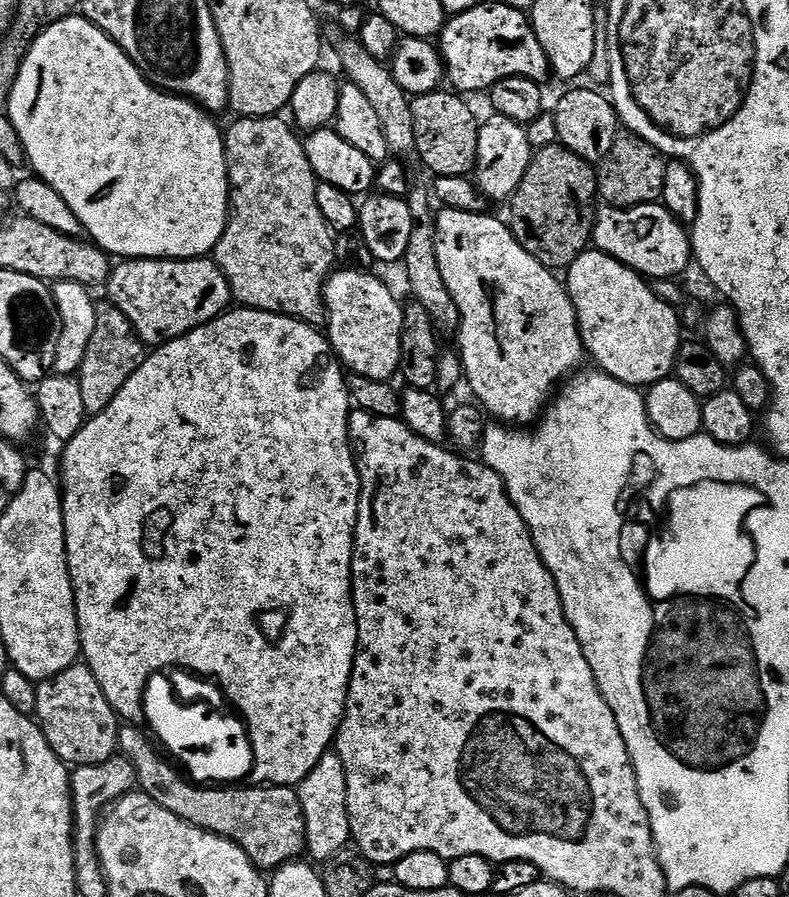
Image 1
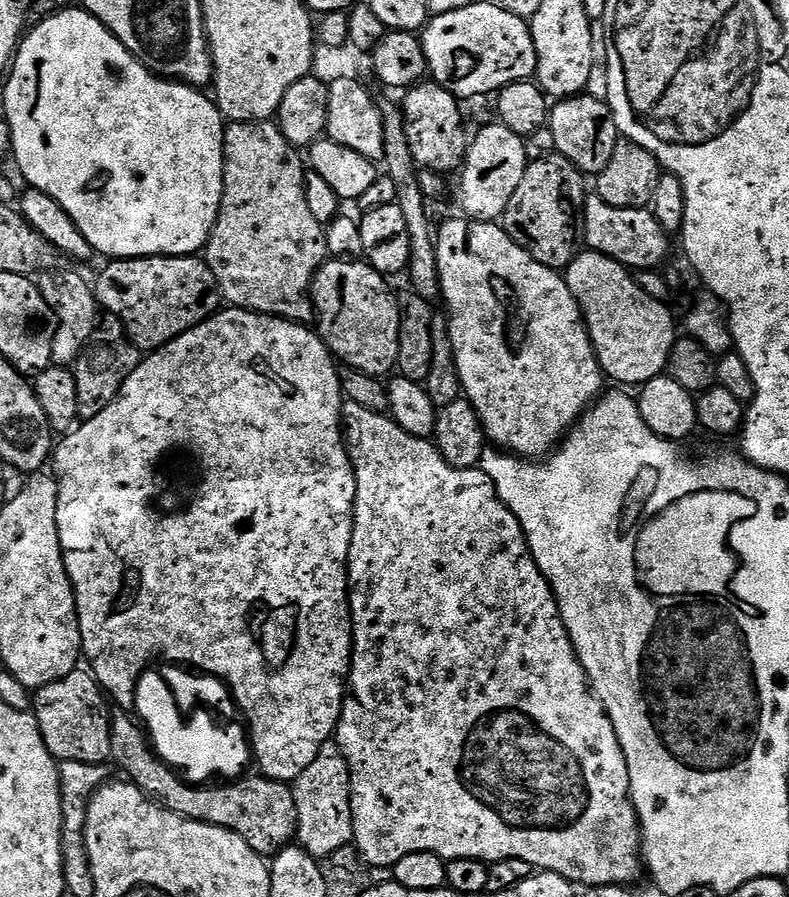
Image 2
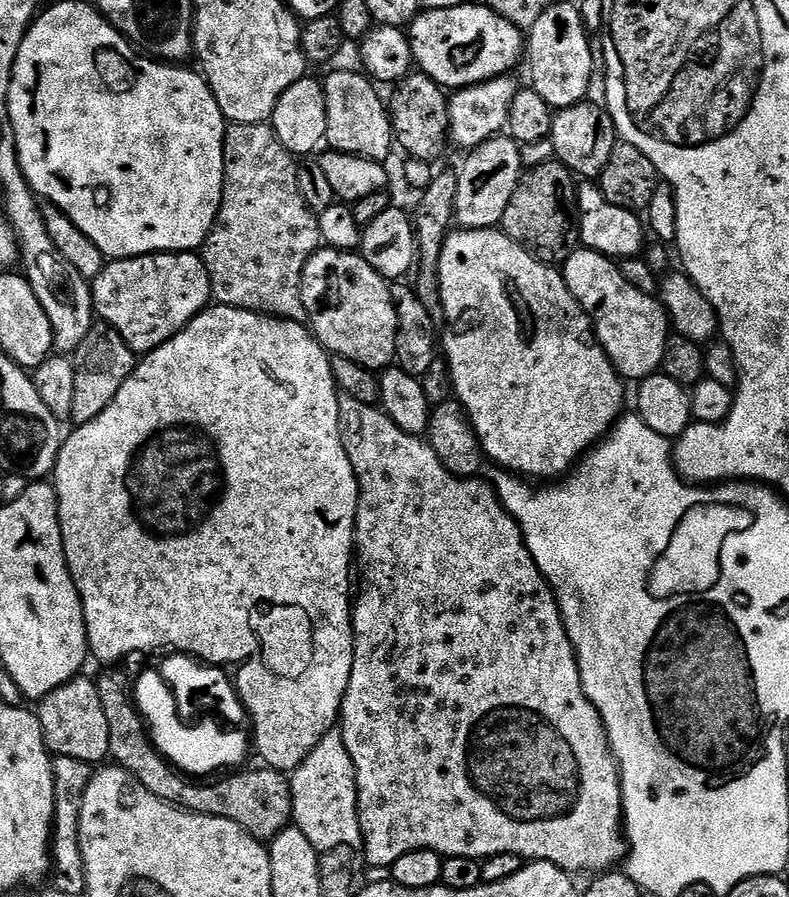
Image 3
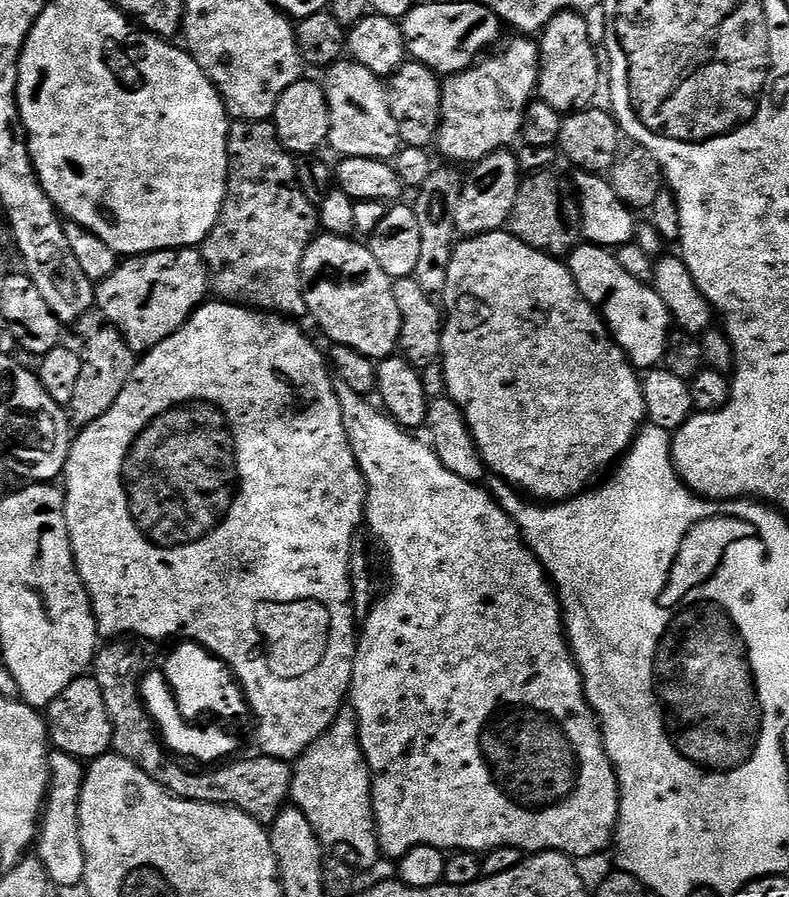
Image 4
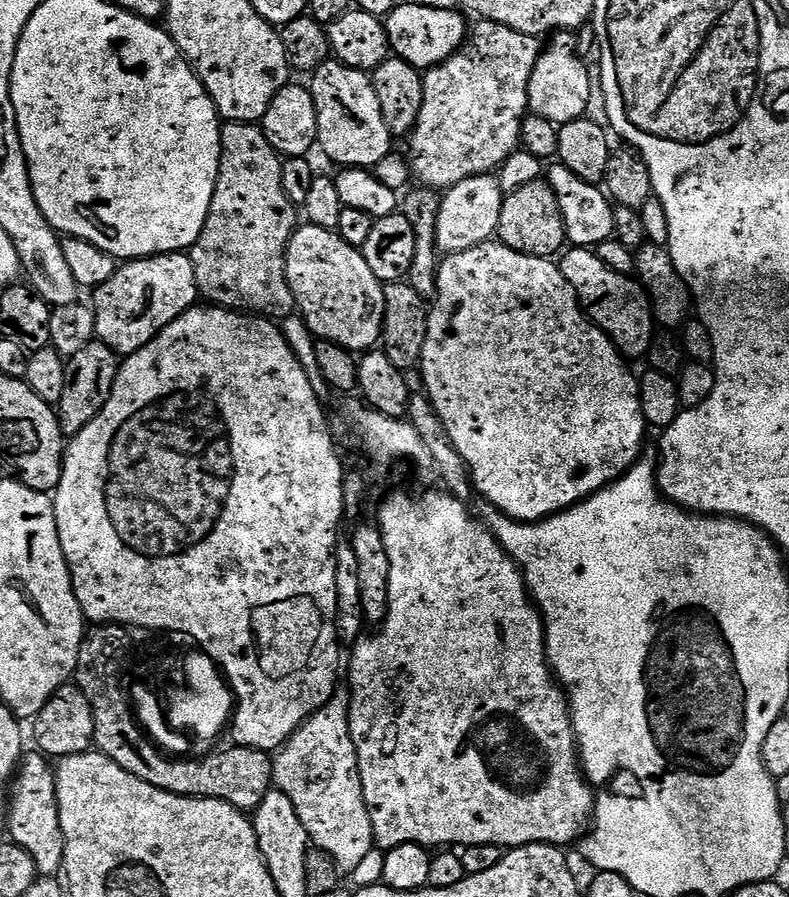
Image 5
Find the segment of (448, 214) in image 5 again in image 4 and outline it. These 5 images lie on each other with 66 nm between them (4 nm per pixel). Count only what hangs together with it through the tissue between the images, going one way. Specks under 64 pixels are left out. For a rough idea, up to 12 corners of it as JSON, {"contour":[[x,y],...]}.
{"contour":[[501,150],[471,165],[458,193],[461,237],[505,227],[520,187]]}

